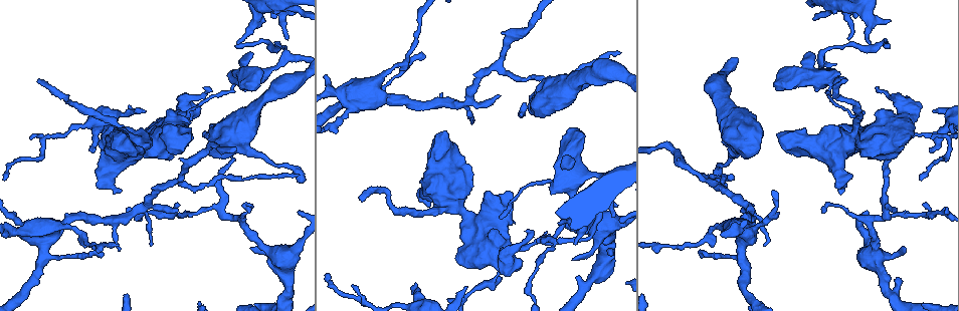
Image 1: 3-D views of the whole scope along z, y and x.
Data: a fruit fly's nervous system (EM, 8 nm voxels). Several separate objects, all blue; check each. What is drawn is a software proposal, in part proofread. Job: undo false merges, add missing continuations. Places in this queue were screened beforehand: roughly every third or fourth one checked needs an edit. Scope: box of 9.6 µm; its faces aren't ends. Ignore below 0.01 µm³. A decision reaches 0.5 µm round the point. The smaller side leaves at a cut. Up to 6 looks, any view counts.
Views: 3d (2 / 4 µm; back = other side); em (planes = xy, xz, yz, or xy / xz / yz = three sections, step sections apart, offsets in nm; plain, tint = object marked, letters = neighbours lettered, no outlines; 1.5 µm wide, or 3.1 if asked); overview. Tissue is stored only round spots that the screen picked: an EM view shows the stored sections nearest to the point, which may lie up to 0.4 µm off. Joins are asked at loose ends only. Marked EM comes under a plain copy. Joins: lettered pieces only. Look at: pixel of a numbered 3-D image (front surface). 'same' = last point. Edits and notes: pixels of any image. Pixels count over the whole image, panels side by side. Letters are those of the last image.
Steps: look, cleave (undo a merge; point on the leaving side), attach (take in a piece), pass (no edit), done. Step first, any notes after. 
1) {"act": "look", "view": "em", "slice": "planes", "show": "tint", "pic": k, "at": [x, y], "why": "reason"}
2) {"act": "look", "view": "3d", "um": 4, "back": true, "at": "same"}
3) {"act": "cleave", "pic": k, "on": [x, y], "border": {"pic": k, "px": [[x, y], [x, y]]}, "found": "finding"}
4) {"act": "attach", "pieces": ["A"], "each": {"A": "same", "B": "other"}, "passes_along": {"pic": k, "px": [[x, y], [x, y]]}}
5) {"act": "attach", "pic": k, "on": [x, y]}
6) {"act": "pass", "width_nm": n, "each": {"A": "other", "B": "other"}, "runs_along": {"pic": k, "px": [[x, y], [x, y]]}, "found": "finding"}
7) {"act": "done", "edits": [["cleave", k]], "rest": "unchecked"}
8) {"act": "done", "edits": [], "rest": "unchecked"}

{"act": "look", "view": "3d", "um": 4, "pic": 1, "at": [146, 110], "why": "free end"}

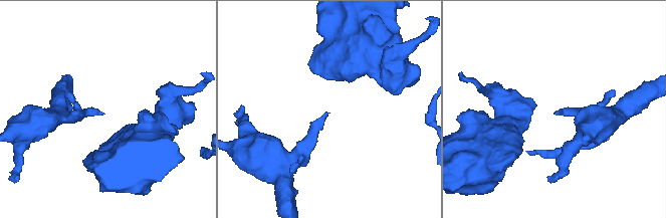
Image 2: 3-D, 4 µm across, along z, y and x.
{"act": "look", "view": "em", "slice": "yz", "step": 4, "show": "letters", "pic": 2, "at": [553, 114], "why": "shape alone is not enough"}

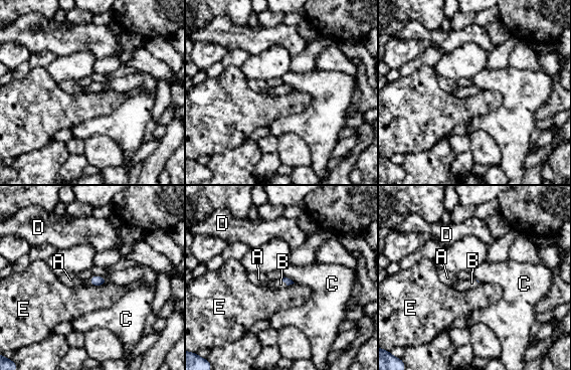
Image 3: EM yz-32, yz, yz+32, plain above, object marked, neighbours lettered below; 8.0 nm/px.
{"act": "attach", "pieces": ["B"], "longest_contact_nm": ["E", 140], "each": {"A": "other", "B": "same", "C": "other", "D": "other", "E": "other"}, "passes_along": {"pic": 3, "px": [[289, 282], [283, 282], [277, 284]]}, "found": "the neuron continues"}

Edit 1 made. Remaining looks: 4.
{"act": "look", "view": "3d", "um": 4, "back": true, "pic": 1, "at": [59, 256], "why": "thick turns thin"}

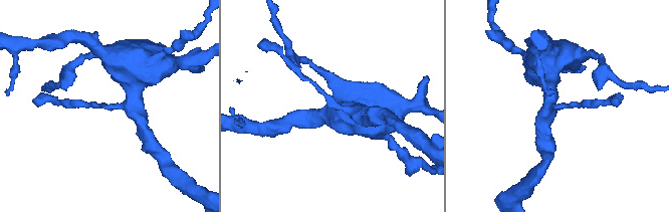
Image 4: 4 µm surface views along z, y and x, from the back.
{"act": "look", "view": "em", "slice": "xy", "step": 8, "show": "tint", "pic": 4, "at": [560, 108]}

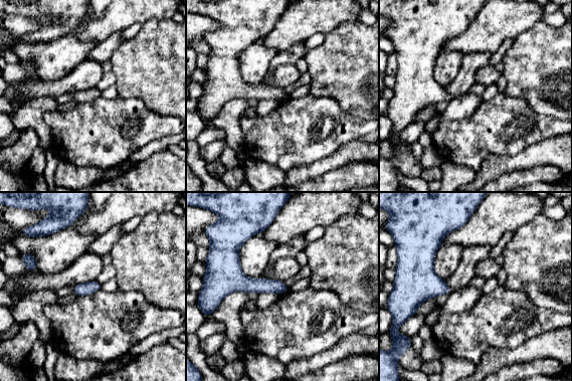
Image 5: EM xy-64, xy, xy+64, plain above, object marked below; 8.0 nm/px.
{"act": "look", "view": "em", "slice": "xz", "step": 4, "show": "letters", "at": "same", "why": "cut it another way"}

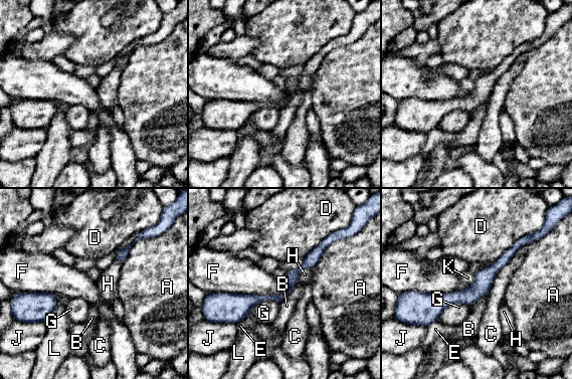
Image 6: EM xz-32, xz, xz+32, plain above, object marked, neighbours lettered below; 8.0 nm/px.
{"act": "pass", "width_nm": 20, "longest_contact_nm": ["F", 550], "each": {"A": "other", "B": "other", "C": "other", "D": "other", "E": "other", "F": "other", "G": "other", "H": "other", "J": "other", "K": "other", "L": "other"}, "found": "continuous, no second neuron"}

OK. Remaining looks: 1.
{"act": "done", "edits": [["attach", 3]], "rest": "unchecked"}

